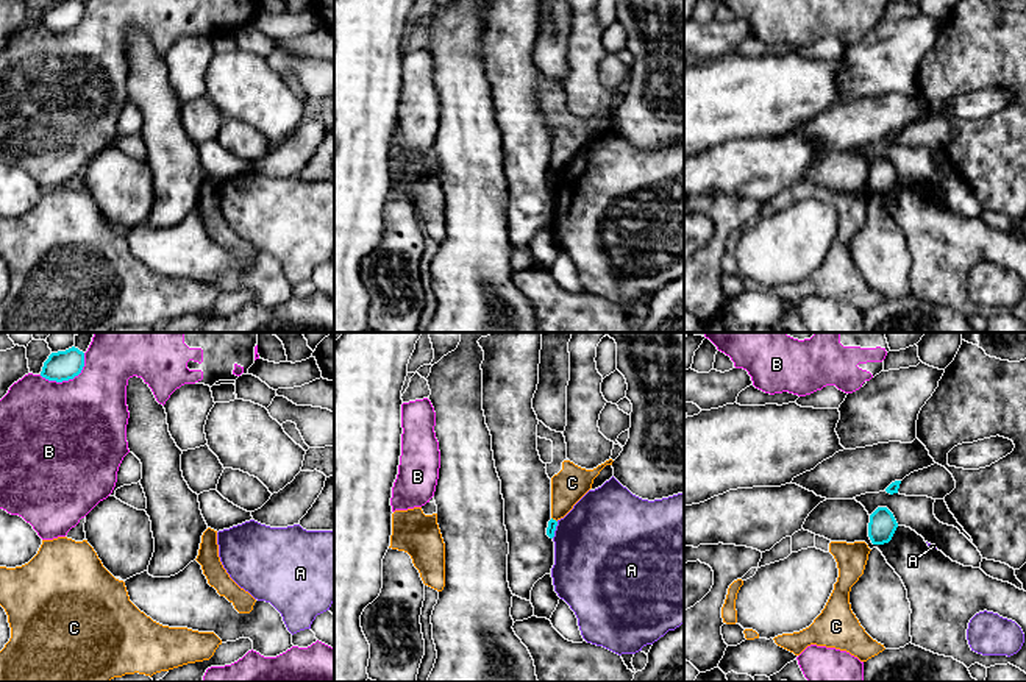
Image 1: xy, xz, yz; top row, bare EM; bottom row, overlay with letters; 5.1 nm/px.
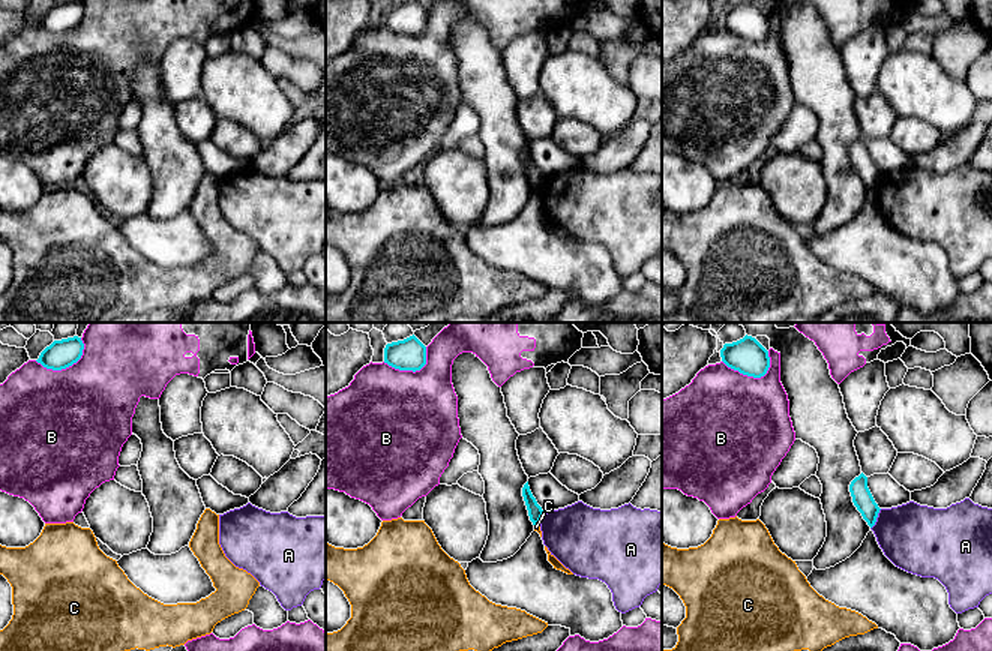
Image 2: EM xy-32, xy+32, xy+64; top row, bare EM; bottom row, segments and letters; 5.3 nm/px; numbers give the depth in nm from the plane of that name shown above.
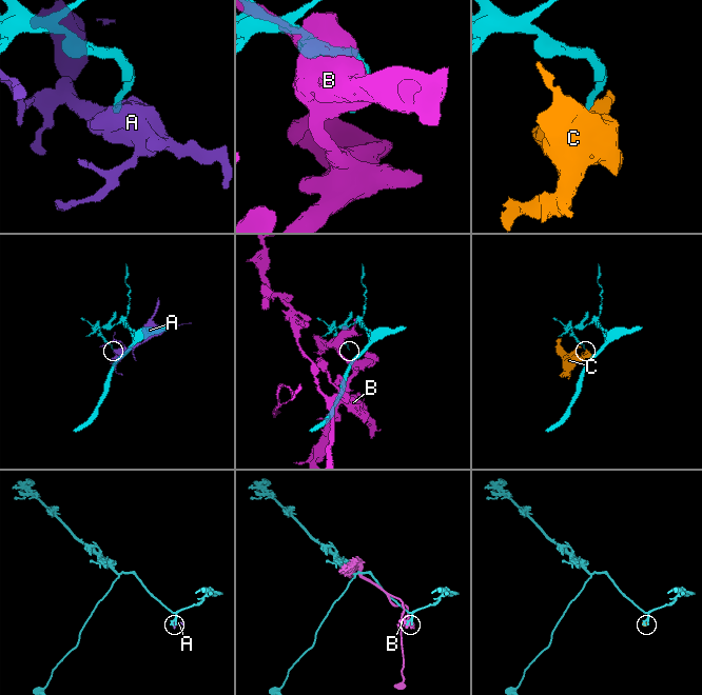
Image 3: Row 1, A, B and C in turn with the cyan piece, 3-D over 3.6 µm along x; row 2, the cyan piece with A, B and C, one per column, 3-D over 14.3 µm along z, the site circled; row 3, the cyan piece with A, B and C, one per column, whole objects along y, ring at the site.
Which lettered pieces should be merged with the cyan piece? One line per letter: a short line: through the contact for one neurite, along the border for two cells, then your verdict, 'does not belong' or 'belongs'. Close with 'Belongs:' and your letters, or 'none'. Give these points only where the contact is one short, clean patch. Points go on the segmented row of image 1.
A: line xz (558, 522), (552, 537); does not belong
B: does not belong
C: line xz (552, 517), (556, 522); does not belong
Belongs: none

